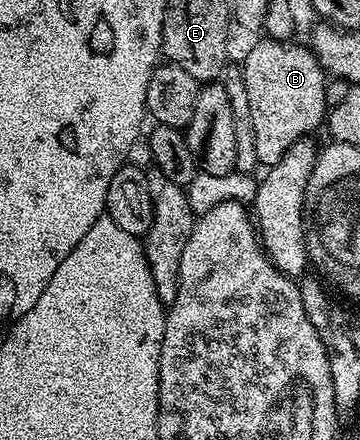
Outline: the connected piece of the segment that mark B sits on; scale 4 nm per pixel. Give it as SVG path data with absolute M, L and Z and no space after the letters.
M259 38L260 41L240 63L244 77L244 89L248 89L248 105L252 109L252 134L256 137L256 157L263 168L276 165L296 145L296 141L313 136L318 126L323 126L328 115L326 103L326 82L328 76L320 61L309 46L301 47L298 41Z

